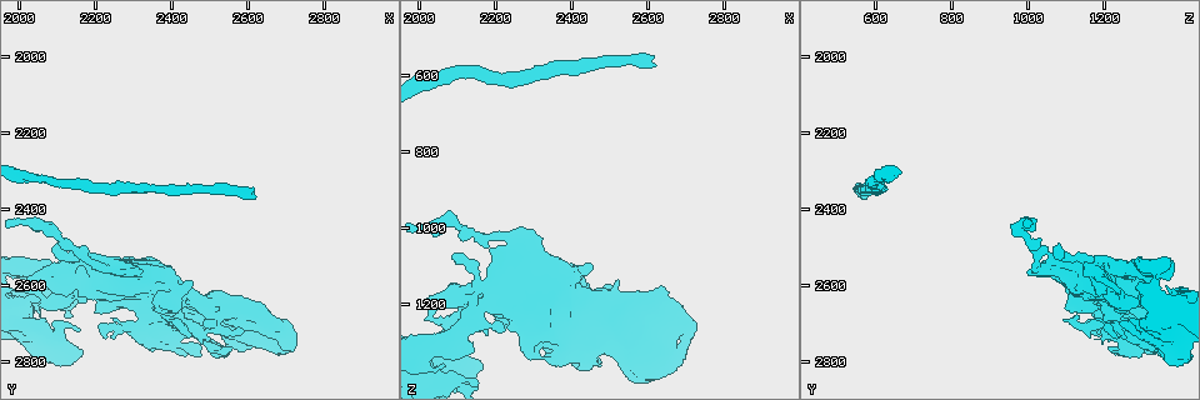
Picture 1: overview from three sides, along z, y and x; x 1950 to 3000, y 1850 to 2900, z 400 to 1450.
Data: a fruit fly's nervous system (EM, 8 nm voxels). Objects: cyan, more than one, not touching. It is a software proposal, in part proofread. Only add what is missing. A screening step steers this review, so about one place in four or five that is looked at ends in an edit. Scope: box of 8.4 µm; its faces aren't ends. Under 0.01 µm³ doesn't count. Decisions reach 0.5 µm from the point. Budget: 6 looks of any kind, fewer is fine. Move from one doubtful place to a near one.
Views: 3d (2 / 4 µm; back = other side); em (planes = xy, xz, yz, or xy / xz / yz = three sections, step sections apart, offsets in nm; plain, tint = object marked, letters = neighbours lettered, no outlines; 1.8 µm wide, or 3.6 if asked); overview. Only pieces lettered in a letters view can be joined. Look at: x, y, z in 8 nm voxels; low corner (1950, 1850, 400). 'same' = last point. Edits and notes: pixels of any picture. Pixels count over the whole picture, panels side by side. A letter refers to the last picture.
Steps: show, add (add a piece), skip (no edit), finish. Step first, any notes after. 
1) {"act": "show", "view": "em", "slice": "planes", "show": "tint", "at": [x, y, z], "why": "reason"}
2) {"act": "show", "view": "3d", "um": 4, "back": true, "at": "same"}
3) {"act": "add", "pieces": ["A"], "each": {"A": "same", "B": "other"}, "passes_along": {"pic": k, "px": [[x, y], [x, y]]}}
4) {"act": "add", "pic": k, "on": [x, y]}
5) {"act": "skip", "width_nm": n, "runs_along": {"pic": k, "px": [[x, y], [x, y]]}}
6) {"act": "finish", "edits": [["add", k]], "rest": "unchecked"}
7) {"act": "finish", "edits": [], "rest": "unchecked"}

{"act": "show", "view": "3d", "um": 4, "at": [2615, 2370, 565], "why": "an open end"}

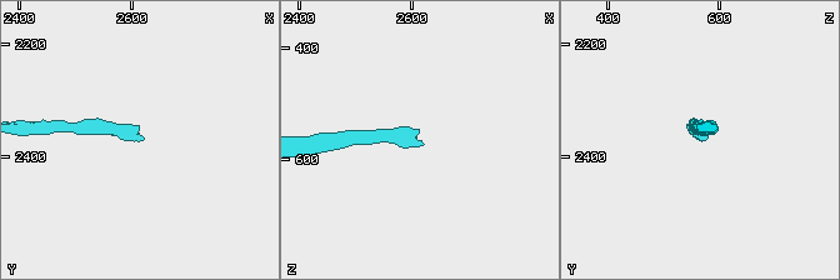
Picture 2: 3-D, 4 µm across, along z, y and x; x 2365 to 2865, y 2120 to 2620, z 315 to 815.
{"act": "show", "view": "em", "slice": "xy", "step": 8, "show": "plain", "at": [2620, 2365, 570]}

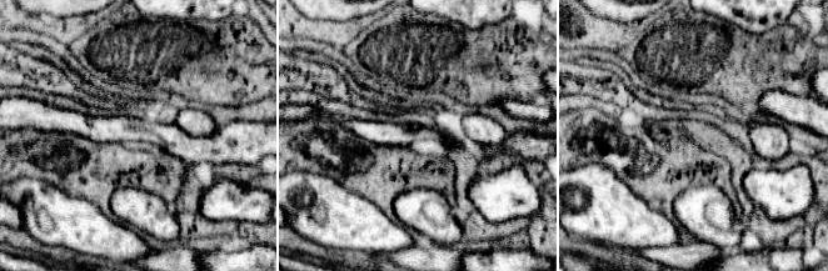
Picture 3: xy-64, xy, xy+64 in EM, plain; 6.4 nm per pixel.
{"act": "show", "view": "em", "slice": "xy", "step": 8, "show": "letters", "at": "same", "why": "what lies round it"}

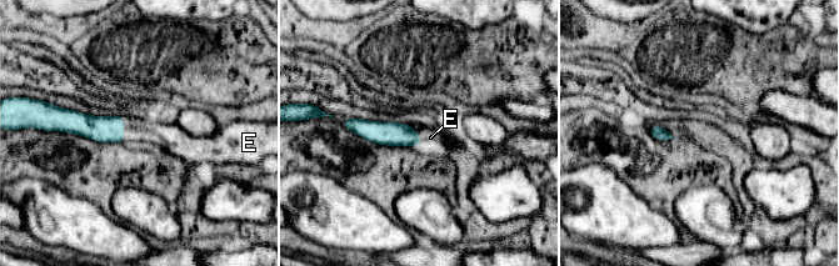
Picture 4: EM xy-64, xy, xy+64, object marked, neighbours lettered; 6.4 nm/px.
{"act": "add", "pieces": ["E"], "each": {"E": "same"}, "passes_along": {"pic": 4, "px": [[101, 129], [123, 129], [155, 134]]}, "found": "the neuron continues"}

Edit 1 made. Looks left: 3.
{"act": "show", "view": "3d", "um": 4, "at": [2455, 2585, 1100], "why": "thick end"}

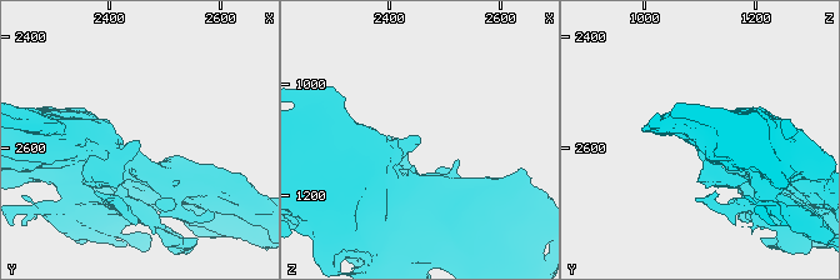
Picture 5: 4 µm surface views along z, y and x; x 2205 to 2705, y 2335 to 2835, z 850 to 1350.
{"act": "show", "view": "em", "slice": "planes", "show": "tint", "at": [2450, 2580, 1095]}

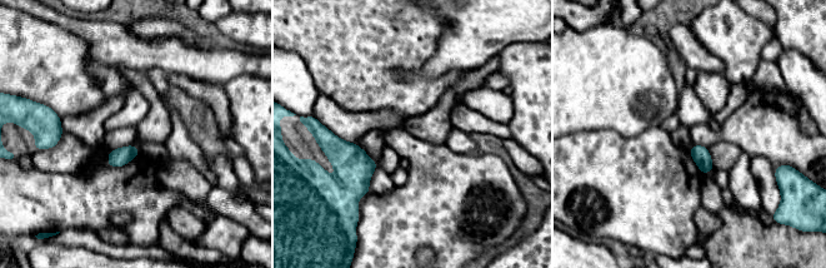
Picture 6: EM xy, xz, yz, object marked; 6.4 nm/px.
{"act": "show", "view": "em", "slice": "planes", "show": "letters", "at": "same"}

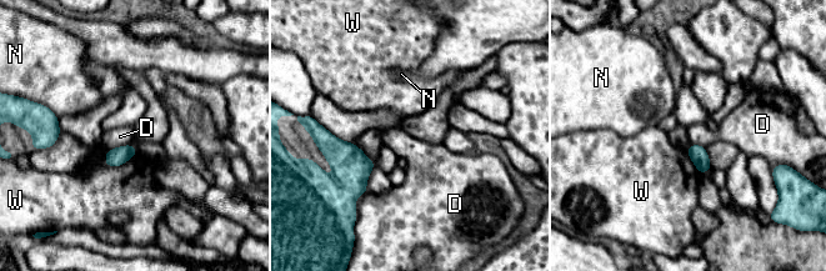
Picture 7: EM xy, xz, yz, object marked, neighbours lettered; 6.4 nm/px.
{"act": "skip", "each": {"D": "other", "N": "other", "W": "other"}, "border": {"pic": 7, "px": [[130, 144], [108, 150]]}, "found": "none of them fits"}

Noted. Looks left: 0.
{"act": "finish", "edits": [["add", 4]], "rest": "unchecked"}

